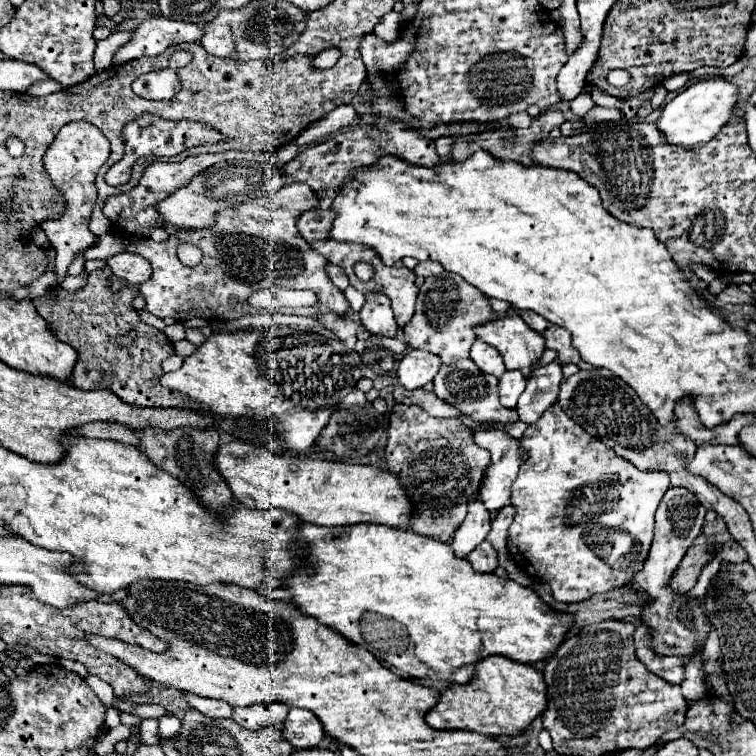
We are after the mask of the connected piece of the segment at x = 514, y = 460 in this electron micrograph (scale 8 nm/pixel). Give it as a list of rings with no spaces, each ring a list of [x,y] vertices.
[[[474,431],[474,441],[492,453],[482,479],[480,499],[494,513],[510,503],[510,485],[518,475],[520,463],[526,459],[526,451],[506,431]]]

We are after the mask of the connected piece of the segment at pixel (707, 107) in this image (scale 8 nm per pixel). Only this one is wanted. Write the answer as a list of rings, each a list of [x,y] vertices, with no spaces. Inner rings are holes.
[[[720,77],[692,83],[662,109],[658,127],[666,135],[666,139],[678,147],[704,145],[710,139],[714,139],[720,133],[720,129],[728,123],[730,111],[736,107],[738,97],[740,97],[740,89],[734,83]]]

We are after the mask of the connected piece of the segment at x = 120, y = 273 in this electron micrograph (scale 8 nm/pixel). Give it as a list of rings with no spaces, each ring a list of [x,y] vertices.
[[[128,251],[108,259],[108,267],[118,279],[126,281],[128,285],[140,285],[152,277],[152,265],[146,263],[142,255],[128,253]]]

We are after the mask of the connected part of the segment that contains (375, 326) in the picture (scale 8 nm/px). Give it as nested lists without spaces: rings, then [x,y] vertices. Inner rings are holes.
[[[380,291],[366,293],[366,303],[360,309],[360,321],[374,335],[396,337],[398,325],[394,321],[390,299]]]

